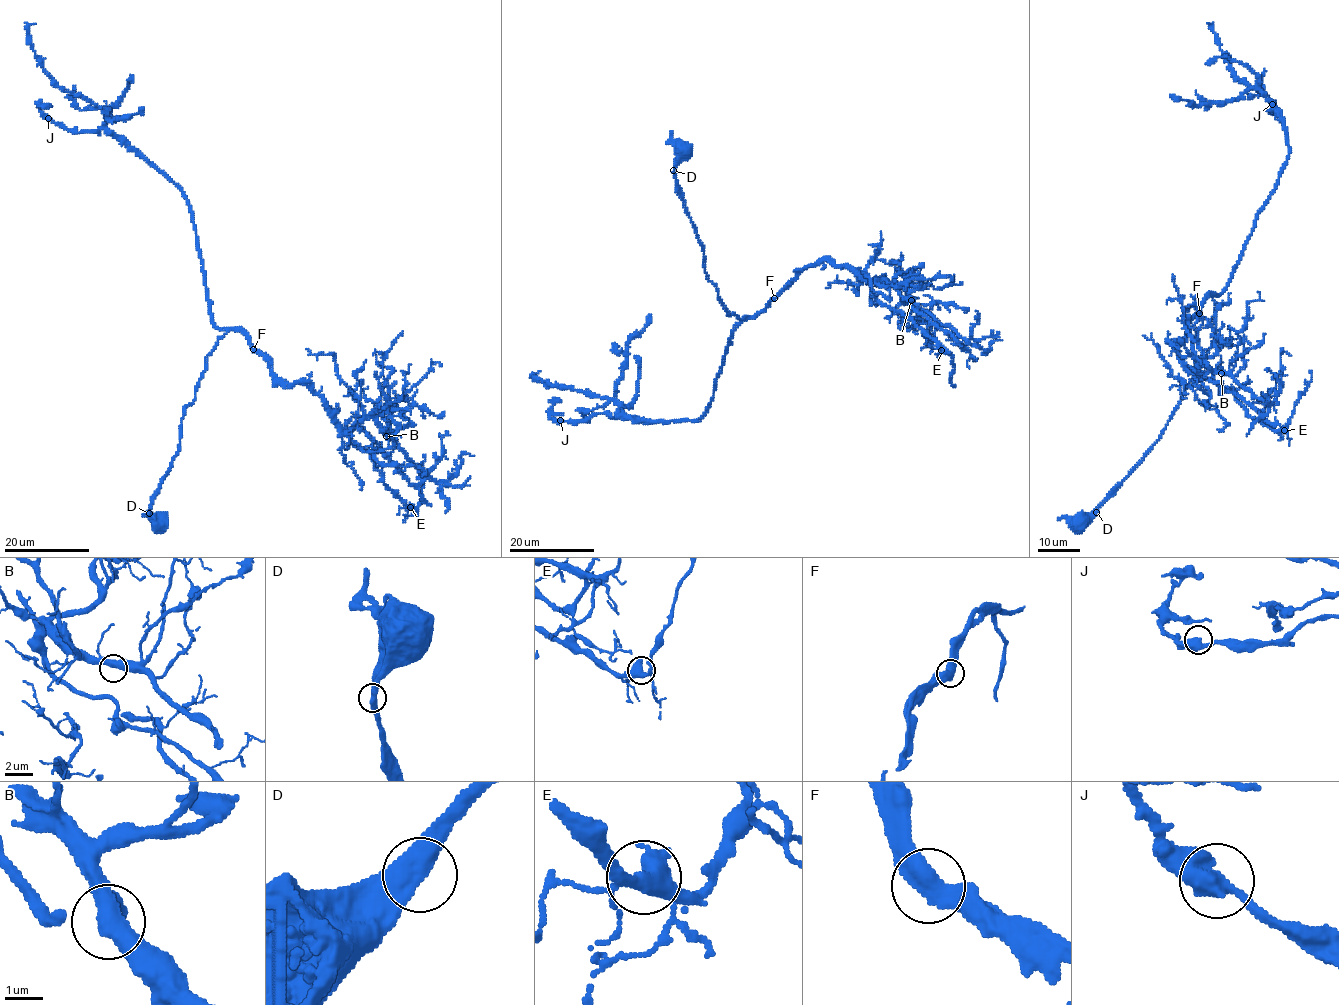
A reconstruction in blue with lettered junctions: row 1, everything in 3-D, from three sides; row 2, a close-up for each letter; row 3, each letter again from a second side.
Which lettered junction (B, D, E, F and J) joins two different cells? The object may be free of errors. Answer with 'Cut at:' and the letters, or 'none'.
Cut at: none

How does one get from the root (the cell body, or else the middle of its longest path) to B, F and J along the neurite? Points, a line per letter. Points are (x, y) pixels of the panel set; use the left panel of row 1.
B: (160, 522), (152, 497), (206, 357), (229, 330), (280, 380), (315, 391), (342, 427), (373, 418), (386, 436)
F: (160, 522), (150, 505), (178, 451), (181, 421), (206, 357), (232, 329), (253, 350)
J: (160, 522), (152, 497), (227, 330), (212, 320), (183, 192), (106, 129), (48, 118)

